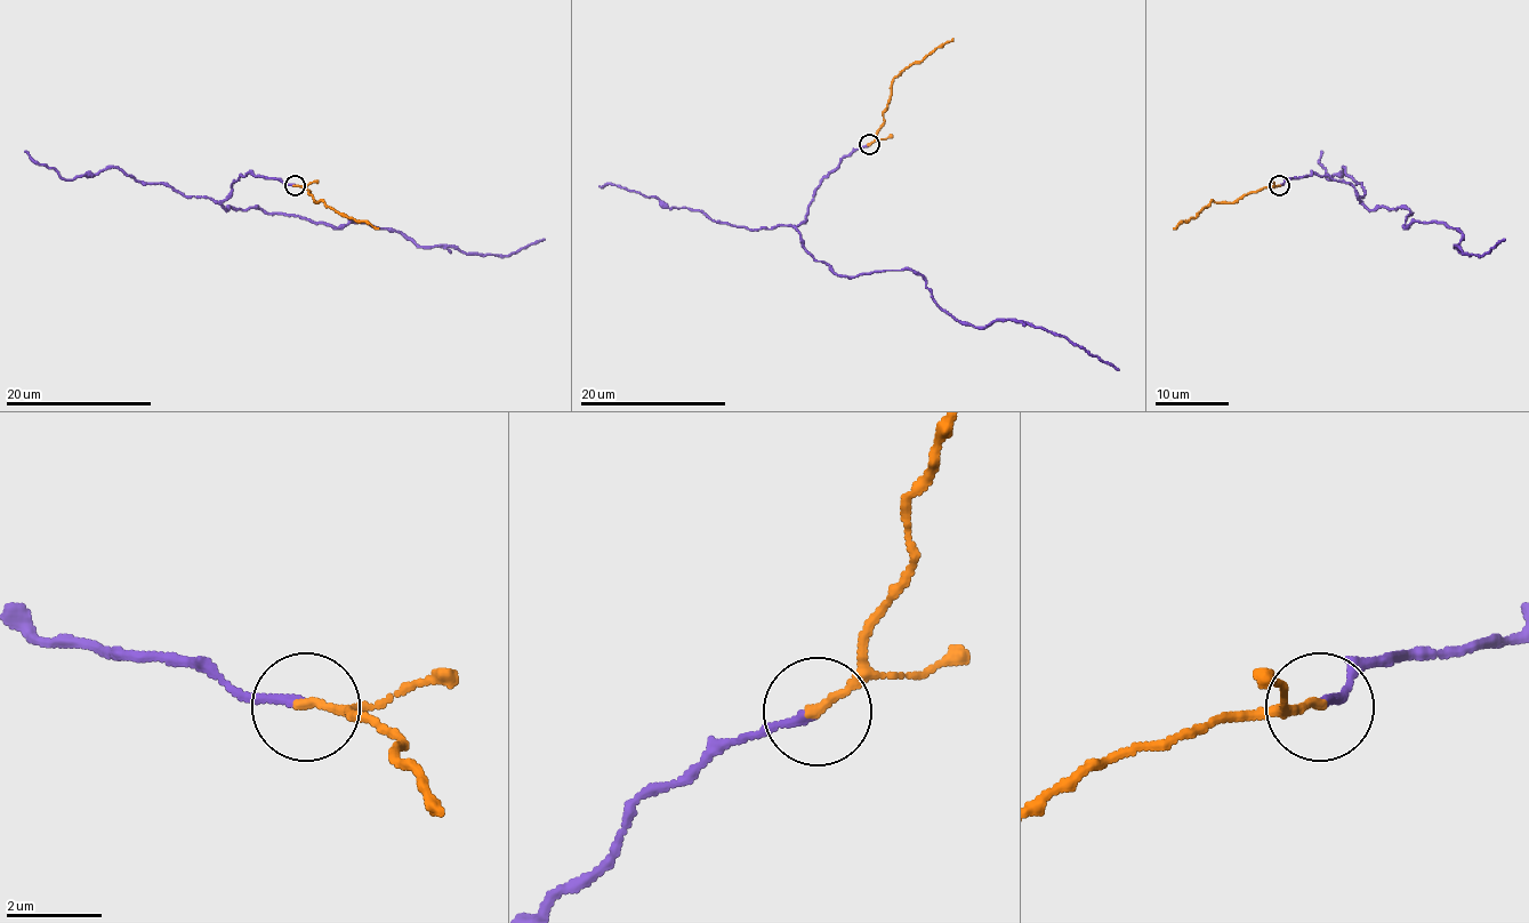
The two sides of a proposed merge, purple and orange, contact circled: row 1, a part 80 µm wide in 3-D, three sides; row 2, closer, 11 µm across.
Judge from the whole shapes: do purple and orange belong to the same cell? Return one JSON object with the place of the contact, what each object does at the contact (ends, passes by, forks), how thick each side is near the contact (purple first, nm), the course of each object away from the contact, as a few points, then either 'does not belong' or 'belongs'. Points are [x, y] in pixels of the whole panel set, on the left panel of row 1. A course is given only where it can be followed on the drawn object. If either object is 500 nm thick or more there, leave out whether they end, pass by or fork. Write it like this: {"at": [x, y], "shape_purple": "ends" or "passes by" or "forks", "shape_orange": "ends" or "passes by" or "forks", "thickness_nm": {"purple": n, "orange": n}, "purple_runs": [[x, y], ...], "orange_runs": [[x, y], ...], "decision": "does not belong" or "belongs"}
{"at": [295, 185], "shape_purple": "ends", "shape_orange": "ends", "thickness_nm": {"purple": 180, "orange": 180}, "purple_runs": [[295, 185], [249, 173], [222, 206], [340, 227], [365, 222], [419, 246], [467, 253], [510, 255], [544, 239]], "orange_runs": [[295, 185], [304, 187], [316, 201], [323, 201], [338, 213], [379, 230]], "decision": "belongs"}

